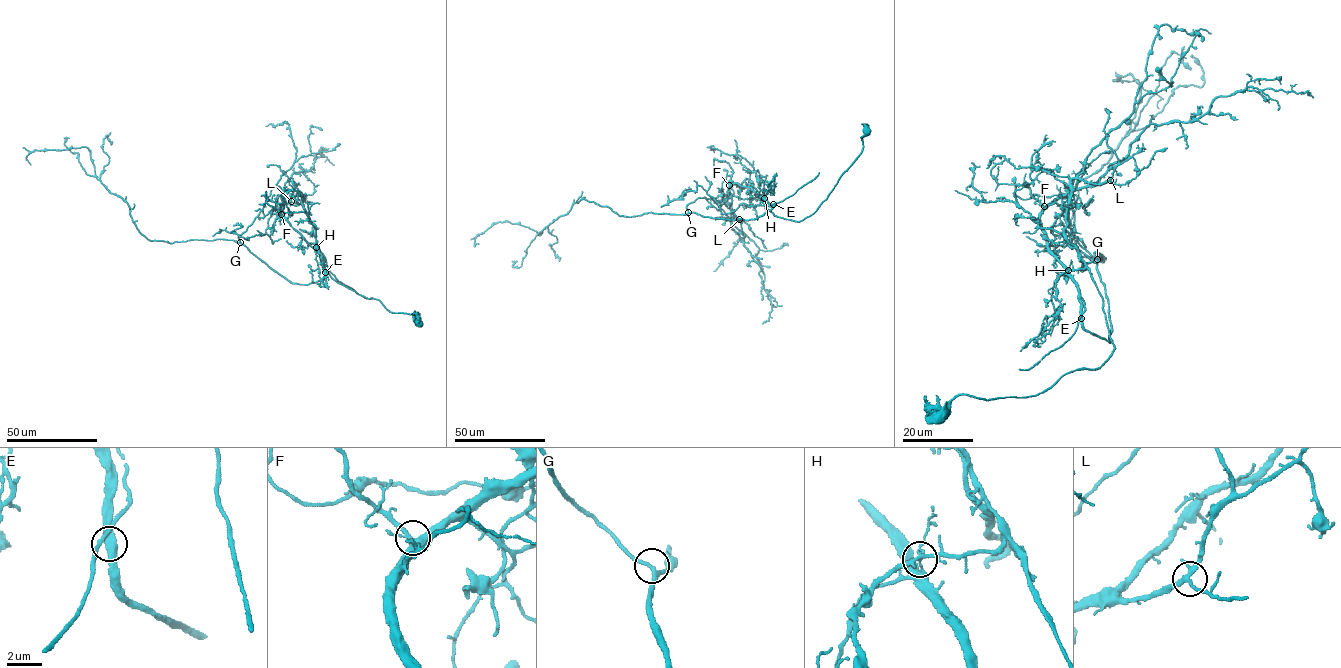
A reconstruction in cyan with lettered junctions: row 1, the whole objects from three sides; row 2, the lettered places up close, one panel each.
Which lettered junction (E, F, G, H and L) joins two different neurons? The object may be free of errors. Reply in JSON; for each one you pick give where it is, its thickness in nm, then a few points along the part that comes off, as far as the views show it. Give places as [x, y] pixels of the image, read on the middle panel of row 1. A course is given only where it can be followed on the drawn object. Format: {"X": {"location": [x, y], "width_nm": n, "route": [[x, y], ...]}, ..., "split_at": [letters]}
{"H": {"location": [764, 198], "width_nm": 190, "route": [[764, 198], [774, 205], [747, 220], [621, 216], [581, 199], [539, 235], [494, 223], [478, 244]]}, "split_at": ["H"]}

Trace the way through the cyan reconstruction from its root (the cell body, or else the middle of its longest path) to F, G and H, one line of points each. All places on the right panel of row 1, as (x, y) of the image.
F: (937, 418), (962, 394), (1037, 395), (1114, 351), (1090, 271), (1068, 272), (1048, 247), (1044, 206)
G: (937, 418), (1098, 368), (1103, 298), (1086, 268), (1069, 276), (1110, 342), (1097, 259)
H: (937, 418), (956, 396), (1034, 396), (1069, 372), (1098, 368), (1111, 355), (1103, 298), (1090, 271), (1069, 270)

